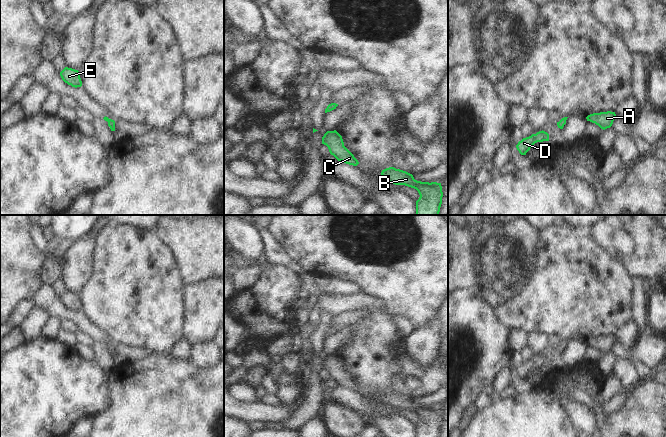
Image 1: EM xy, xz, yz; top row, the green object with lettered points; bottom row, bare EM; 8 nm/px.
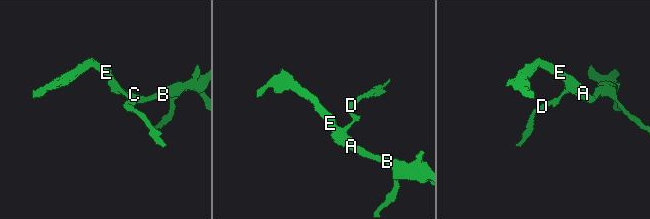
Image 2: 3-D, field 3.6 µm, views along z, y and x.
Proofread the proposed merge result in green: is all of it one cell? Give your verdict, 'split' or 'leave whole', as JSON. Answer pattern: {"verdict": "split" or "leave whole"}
{"verdict": "leave whole"}

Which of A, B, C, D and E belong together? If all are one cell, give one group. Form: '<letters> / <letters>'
A B C D E

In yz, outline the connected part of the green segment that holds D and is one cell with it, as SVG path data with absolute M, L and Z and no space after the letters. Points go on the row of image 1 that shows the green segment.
M539 131L529 137L523 138L516 145L517 150L521 155L526 155L530 148L537 142L549 141L549 134L545 131Z

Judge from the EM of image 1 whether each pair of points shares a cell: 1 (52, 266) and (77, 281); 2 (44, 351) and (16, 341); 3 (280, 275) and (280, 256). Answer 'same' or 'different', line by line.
1: different
2: different
3: different

